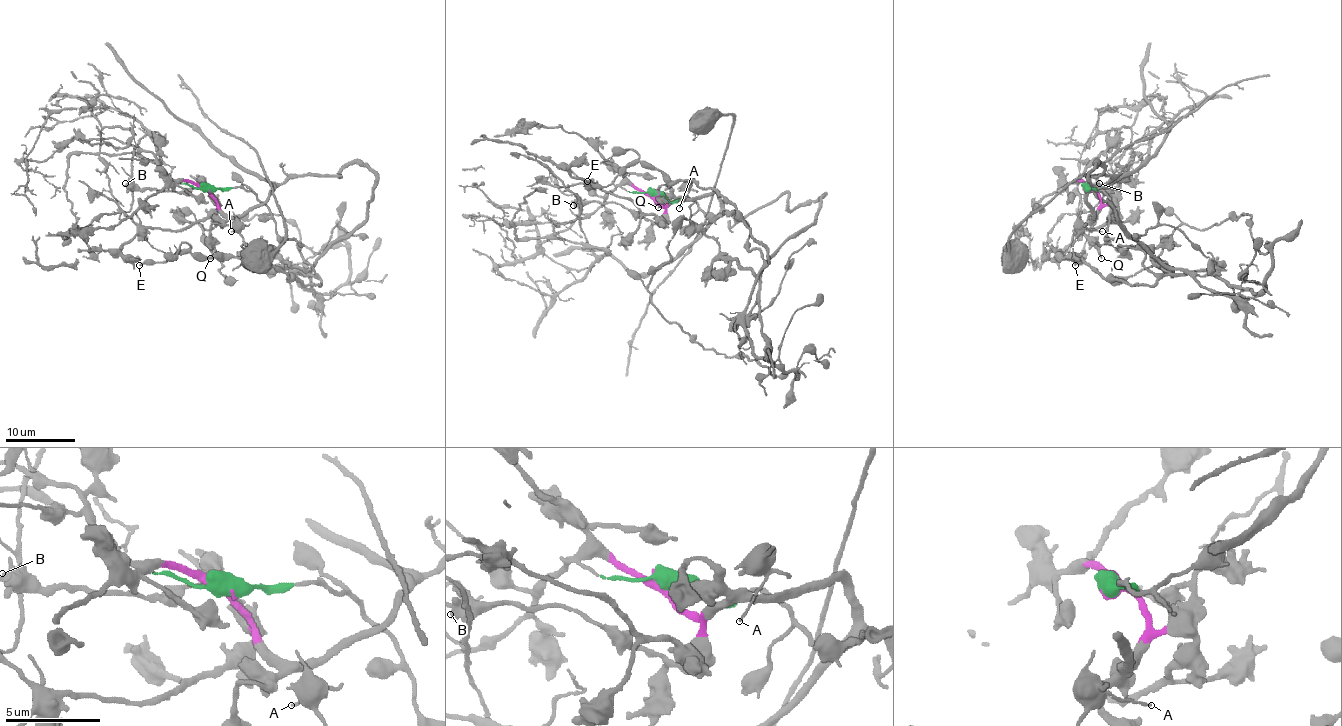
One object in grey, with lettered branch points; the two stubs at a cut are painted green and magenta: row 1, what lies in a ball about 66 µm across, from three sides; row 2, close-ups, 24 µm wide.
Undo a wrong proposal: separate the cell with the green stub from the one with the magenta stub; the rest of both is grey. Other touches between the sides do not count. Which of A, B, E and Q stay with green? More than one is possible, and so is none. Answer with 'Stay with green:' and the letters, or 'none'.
Stay with green: A, E

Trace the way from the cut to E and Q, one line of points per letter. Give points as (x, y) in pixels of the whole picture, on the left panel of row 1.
E: (205, 189), (248, 189), (275, 231), (302, 246), (320, 285), (262, 259), (182, 252), (139, 266)
Q: (205, 189), (214, 200), (222, 222), (210, 226), (210, 259)

